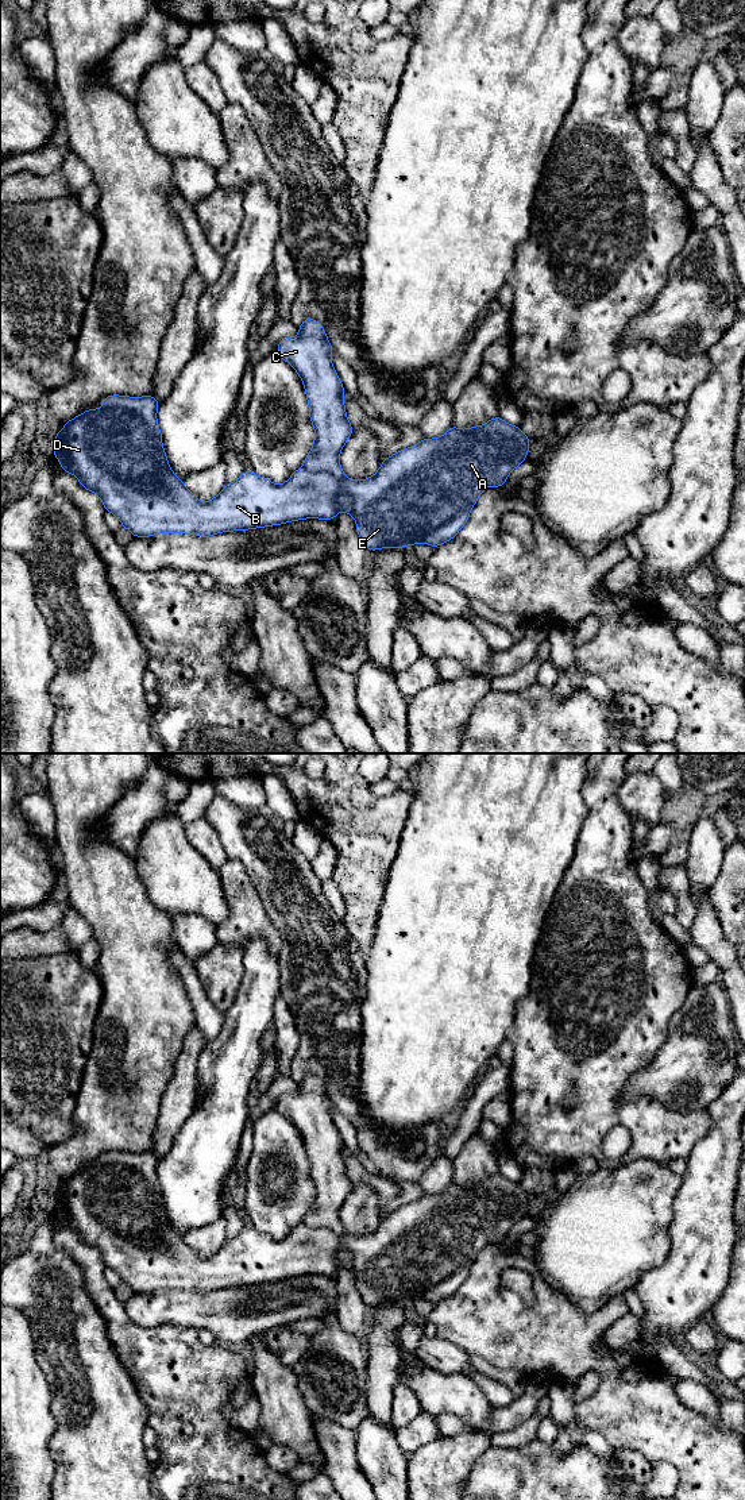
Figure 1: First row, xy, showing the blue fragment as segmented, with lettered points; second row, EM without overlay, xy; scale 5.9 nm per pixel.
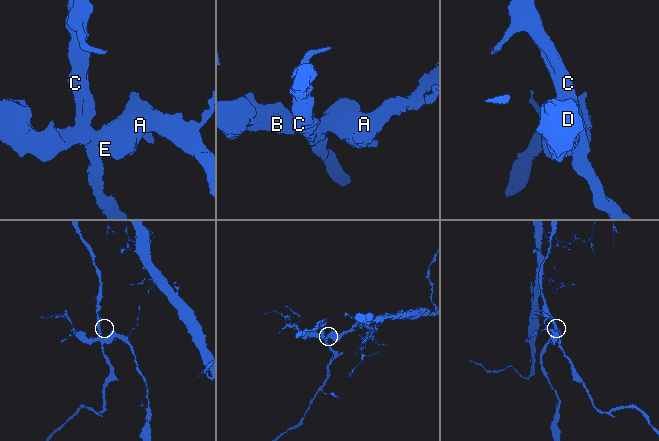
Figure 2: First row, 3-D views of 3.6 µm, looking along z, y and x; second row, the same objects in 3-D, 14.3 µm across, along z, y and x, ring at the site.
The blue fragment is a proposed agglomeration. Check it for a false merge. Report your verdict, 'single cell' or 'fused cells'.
fused cells

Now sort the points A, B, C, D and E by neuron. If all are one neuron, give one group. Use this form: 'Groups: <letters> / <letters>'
Groups: A B D E / C

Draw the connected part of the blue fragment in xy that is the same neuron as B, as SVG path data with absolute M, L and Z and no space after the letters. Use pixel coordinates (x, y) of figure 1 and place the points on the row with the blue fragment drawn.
M151 394L143 397L107 396L103 398L101 409L89 408L66 421L65 428L58 429L53 440L53 456L59 459L61 468L73 474L84 489L97 494L105 510L116 516L121 527L127 528L134 537L150 537L167 532L211 537L221 532L248 531L305 518L335 520L336 497L347 493L351 497L356 531L366 550L404 548L417 543L436 548L459 533L486 487L505 485L509 474L526 459L530 440L520 427L507 424L499 416L468 429L459 429L452 424L443 436L424 437L420 443L386 458L379 470L367 479L337 479L332 474L301 467L285 483L274 485L251 470L246 470L235 482L225 483L219 495L208 502L201 502L178 479L167 462L157 420L158 408L159 402Z

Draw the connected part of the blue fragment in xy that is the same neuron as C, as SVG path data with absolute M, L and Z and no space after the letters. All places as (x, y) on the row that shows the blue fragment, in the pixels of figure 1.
M308 317L298 328L296 338L285 338L278 343L277 354L304 382L309 419L314 427L314 441L302 467L346 479L339 455L354 427L344 406L346 389L332 365L333 347L317 320Z

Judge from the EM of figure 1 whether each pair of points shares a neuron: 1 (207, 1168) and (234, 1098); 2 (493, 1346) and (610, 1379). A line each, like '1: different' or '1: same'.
1: same
2: same

